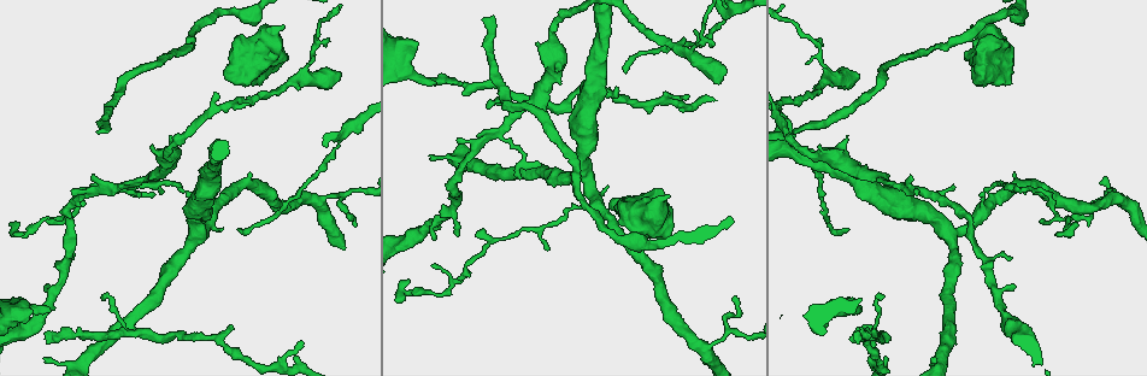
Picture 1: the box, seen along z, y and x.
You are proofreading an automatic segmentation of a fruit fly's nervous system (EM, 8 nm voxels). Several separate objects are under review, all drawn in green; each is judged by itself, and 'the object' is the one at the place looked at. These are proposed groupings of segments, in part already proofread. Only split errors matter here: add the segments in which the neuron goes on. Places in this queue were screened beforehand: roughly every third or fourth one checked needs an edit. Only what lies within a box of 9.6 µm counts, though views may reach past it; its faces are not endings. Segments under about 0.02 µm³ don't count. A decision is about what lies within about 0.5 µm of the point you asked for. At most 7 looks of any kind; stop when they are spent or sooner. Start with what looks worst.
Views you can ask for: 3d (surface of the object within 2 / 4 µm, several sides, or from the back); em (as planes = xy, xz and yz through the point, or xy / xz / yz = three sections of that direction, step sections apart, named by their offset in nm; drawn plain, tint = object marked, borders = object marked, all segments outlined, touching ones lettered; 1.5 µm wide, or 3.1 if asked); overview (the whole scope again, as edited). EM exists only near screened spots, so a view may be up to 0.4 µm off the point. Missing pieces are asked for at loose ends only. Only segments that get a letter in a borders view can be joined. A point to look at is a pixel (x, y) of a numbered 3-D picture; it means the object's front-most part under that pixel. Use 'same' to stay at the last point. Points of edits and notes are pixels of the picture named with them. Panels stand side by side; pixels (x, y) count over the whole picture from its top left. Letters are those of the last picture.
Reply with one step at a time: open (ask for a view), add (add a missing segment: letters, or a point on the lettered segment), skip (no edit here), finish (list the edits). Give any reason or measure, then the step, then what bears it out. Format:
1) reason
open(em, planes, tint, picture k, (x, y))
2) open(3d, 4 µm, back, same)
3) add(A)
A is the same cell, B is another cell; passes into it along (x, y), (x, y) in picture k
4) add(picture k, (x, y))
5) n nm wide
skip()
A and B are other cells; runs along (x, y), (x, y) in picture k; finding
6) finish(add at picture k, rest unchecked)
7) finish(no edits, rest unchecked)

long arm stops here
open(3d, 4 µm, picture 1, (492, 16))

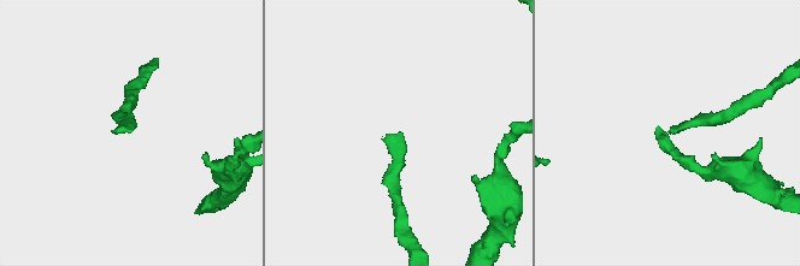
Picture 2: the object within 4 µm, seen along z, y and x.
open(em, yz, step 4, borders, picture 2, (128, 132))

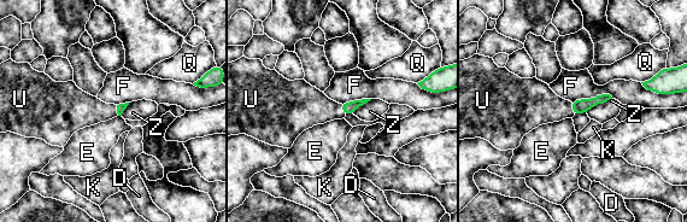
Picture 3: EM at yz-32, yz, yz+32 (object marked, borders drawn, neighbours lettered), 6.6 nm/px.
100 nm wide
add(U)
U is the same cell, D, E, F, K, Q and Z are other cells; passes into it along (582, 105), (571, 109), (535, 104) in picture 3; the neuron continues

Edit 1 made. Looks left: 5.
open(overview)

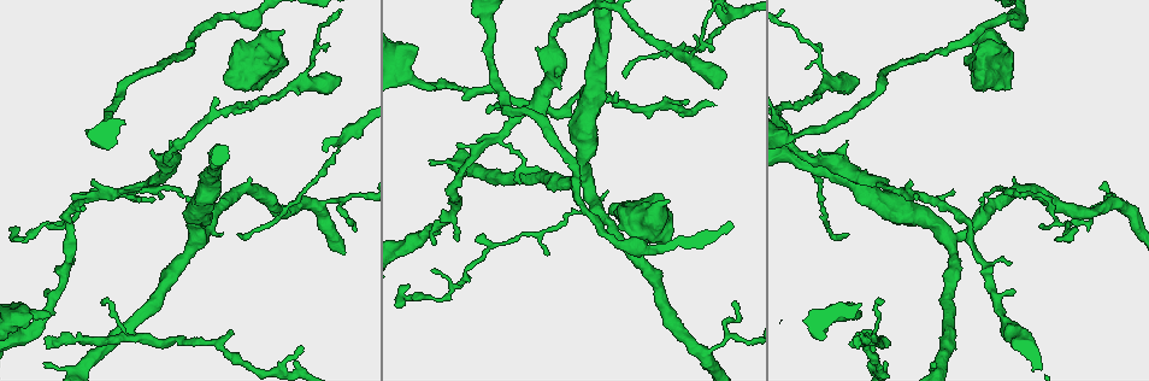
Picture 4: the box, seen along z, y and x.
thin end
open(3d, 2 µm, picture 4, (154, 199))

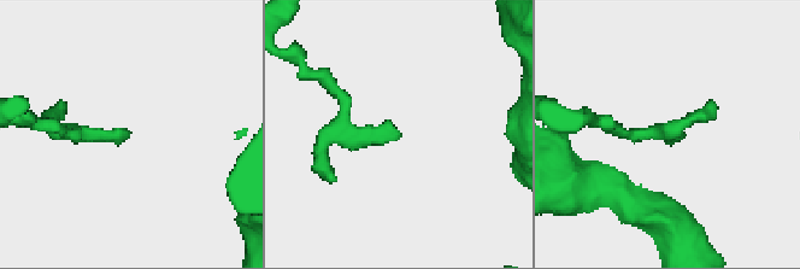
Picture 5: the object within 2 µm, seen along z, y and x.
shape alone is not enough
open(em, xz, step 8, borders, picture 5, (399, 137))

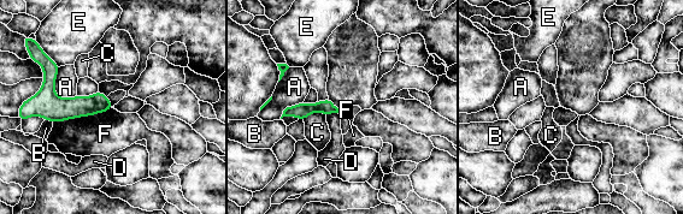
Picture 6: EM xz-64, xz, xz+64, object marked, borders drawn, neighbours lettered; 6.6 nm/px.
110 nm wide
skip()
A, B, C, D, E and F are other cells; none of them fits

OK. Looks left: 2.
open(3d, 4 µm, picture 4, (225, 81))

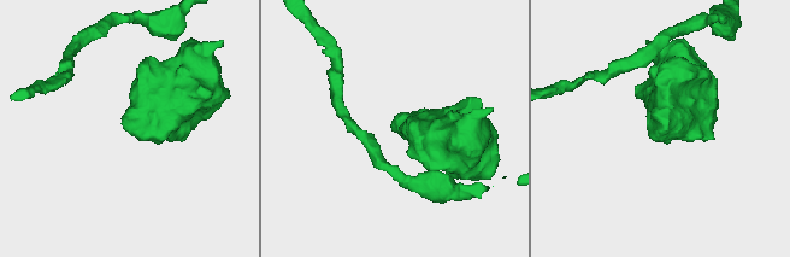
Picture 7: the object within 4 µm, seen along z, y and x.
open(em, planes, borders, picture 7, (664, 124))

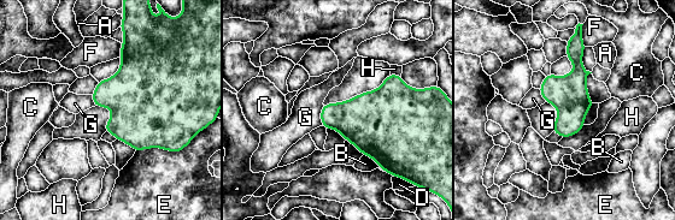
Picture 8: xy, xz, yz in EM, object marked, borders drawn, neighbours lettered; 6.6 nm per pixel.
skip()
A, B, C, D, E, F, G and H are other cells; border along (105, 131), (116, 138) in picture 8; none of them fits

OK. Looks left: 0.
finish(add at picture 3, rest unchecked)

